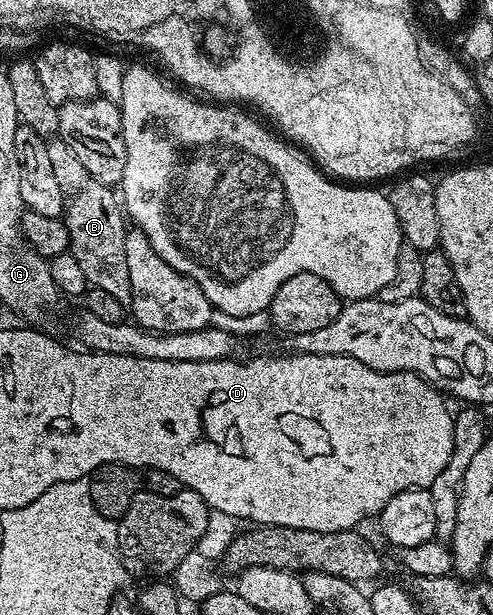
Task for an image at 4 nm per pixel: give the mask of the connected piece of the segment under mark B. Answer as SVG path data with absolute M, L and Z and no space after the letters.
M91 180L85 188L66 199L62 220L71 241L69 252L77 256L77 264L81 264L88 283L110 292L125 304L130 303L129 264L125 260L125 236L129 222L120 195L112 187Z

